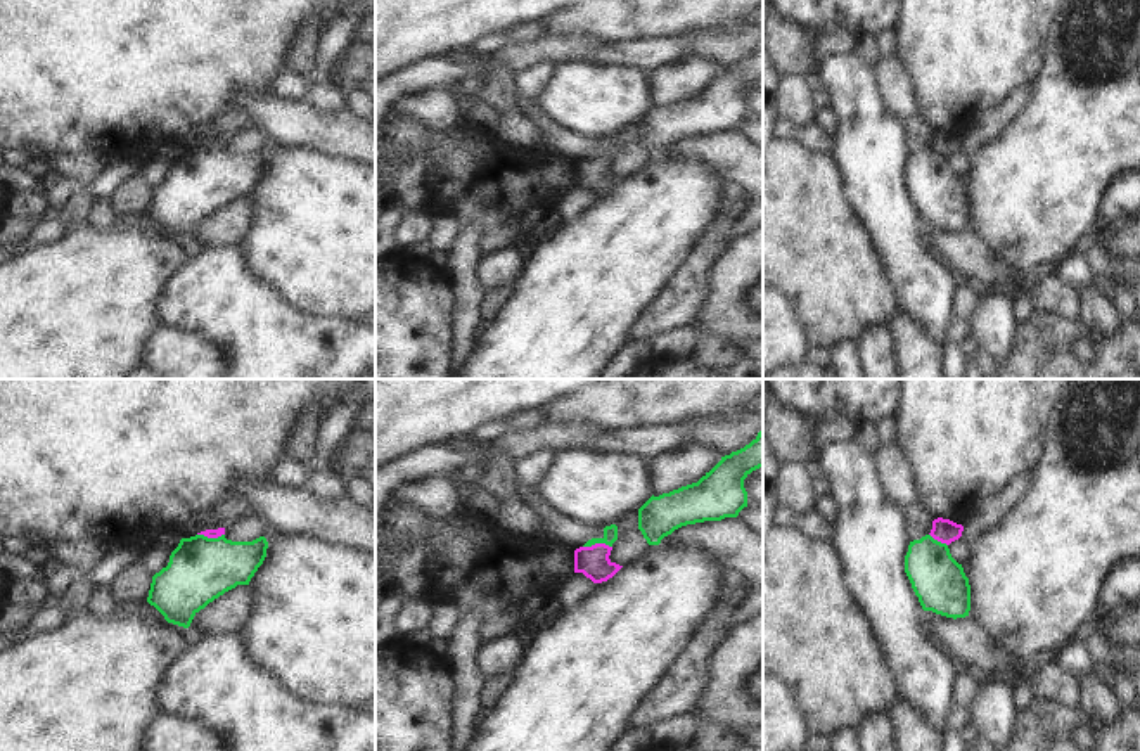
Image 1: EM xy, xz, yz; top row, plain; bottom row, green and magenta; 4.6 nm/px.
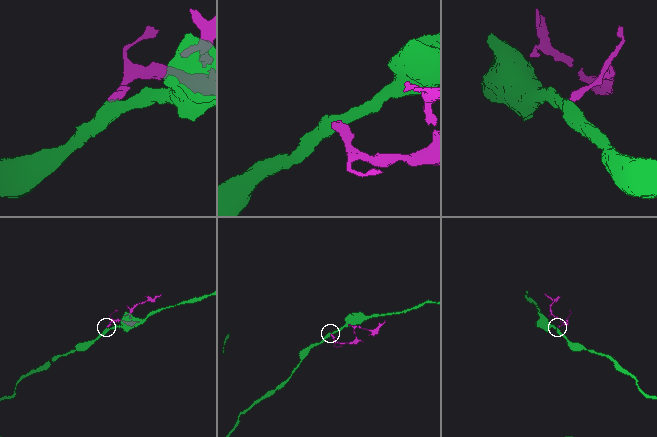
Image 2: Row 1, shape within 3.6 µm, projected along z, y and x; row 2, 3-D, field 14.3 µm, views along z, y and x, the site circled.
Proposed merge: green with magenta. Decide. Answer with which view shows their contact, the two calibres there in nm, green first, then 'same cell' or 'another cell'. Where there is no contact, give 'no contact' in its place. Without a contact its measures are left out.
xz | 60/150 nm | another cell

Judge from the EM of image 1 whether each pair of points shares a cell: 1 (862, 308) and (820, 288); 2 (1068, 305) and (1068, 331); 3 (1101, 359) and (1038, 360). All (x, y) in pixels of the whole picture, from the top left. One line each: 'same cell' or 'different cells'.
1: same cell
2: different cells
3: same cell

